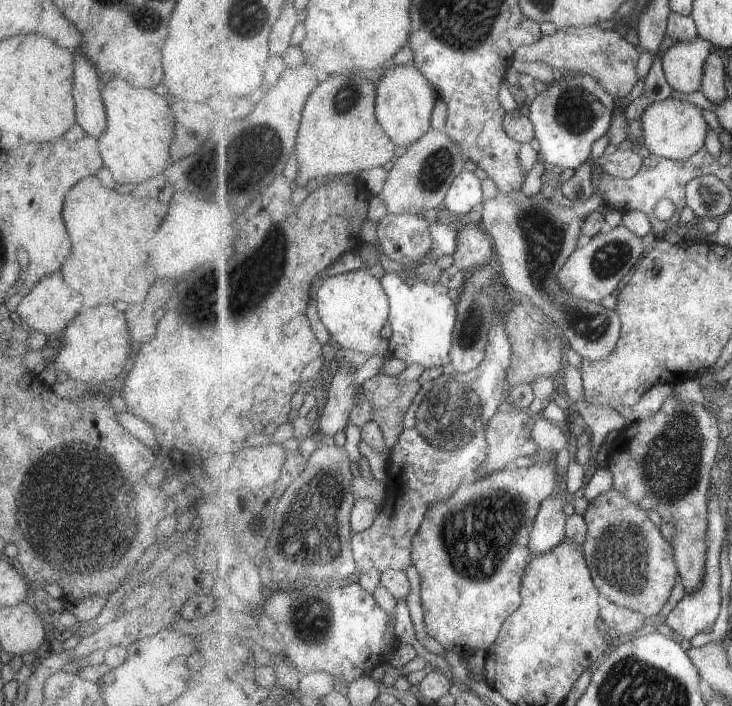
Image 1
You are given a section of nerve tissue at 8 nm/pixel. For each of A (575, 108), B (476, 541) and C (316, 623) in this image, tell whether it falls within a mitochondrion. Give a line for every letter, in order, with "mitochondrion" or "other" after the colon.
A: mitochondrion
B: mitochondrion
C: mitochondrion

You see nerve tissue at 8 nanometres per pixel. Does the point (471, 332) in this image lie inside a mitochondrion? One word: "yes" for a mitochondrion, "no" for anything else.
yes

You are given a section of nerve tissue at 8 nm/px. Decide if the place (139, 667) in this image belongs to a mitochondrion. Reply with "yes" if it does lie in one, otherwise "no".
no

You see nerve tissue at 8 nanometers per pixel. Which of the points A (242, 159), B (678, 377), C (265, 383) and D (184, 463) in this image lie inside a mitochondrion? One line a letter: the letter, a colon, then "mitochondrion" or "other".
A: mitochondrion
B: other
C: other
D: other

